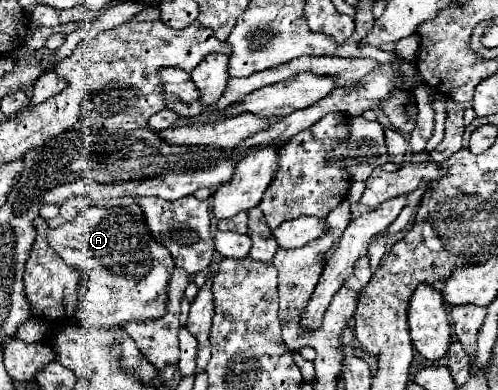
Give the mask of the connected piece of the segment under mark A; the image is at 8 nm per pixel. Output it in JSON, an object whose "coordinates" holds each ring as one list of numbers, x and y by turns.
{"coordinates":[[131,202,129,206,113,206,113,208,99,208,91,206,89,210,81,212,75,222,61,224,59,228,49,230,47,236,49,246,69,264,77,266,85,276,79,286,81,294,81,308,77,310,79,320,87,326,121,326,121,322,141,322,141,320,157,320,165,314,167,308,167,290,169,290,169,276,173,274,173,256,165,246,159,246,145,222,141,208]]}

